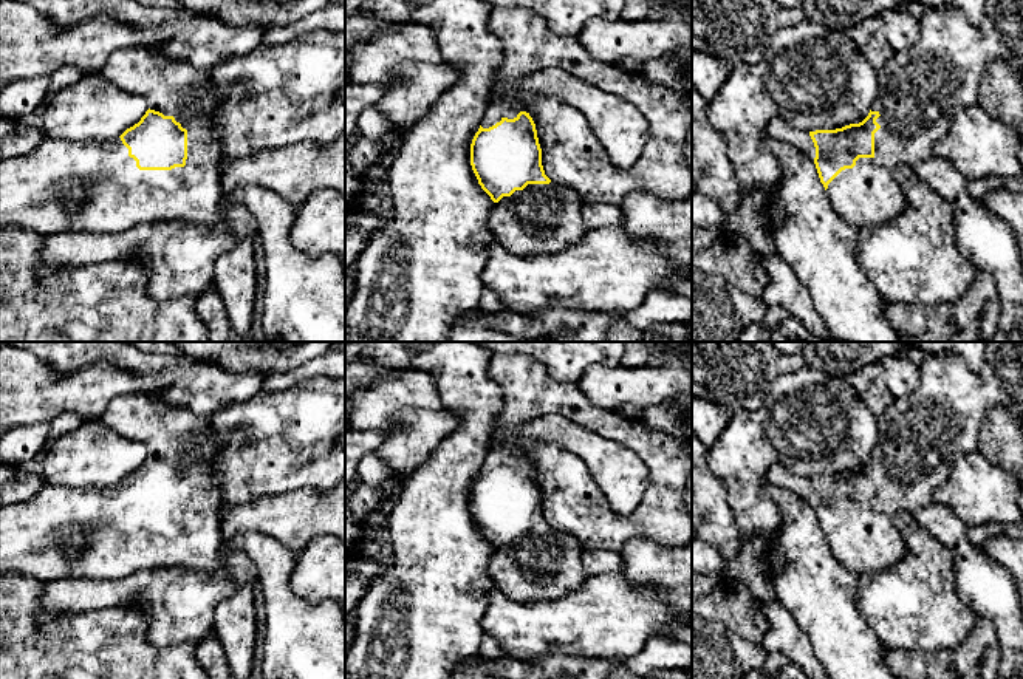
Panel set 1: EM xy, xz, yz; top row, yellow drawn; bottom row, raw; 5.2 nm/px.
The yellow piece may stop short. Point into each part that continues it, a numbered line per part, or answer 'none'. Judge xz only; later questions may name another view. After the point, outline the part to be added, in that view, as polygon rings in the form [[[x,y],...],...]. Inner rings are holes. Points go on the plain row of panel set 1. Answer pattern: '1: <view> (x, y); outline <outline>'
1: xz (621, 475); outline [[[546,415],[526,422],[517,430],[515,438],[491,447],[481,473],[489,475],[503,464],[517,464],[523,458],[522,441],[554,444],[583,459],[614,512],[633,512],[648,486],[648,470],[633,450],[559,415]]]
2: xz (542, 565); outline [[[528,531],[511,543],[494,549],[488,561],[488,575],[494,588],[514,602],[556,600],[573,588],[577,588],[588,577],[582,561],[582,546],[563,532]]]

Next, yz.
1: yz (921, 435); outline [[[986,342],[984,363],[977,371],[970,370],[967,362],[955,353],[930,356],[919,371],[918,388],[902,399],[895,399],[878,416],[879,438],[871,450],[871,458],[881,461],[876,466],[881,475],[874,479],[874,503],[859,504],[853,515],[842,517],[826,535],[839,563],[859,577],[888,569],[905,555],[907,544],[895,526],[895,518],[904,510],[913,512],[933,503],[933,495],[947,483],[955,459],[977,450],[986,411],[997,405],[1023,402],[1023,342]]]

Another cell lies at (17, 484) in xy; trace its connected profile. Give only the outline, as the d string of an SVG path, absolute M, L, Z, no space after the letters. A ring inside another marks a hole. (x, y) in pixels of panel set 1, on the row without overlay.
M0 464L0 506L28 501L42 489L43 483L25 466Z

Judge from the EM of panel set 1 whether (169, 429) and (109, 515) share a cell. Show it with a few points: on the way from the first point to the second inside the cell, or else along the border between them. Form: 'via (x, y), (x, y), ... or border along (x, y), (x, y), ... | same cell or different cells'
via (169, 450), (169, 457), (130, 495) | same cell

